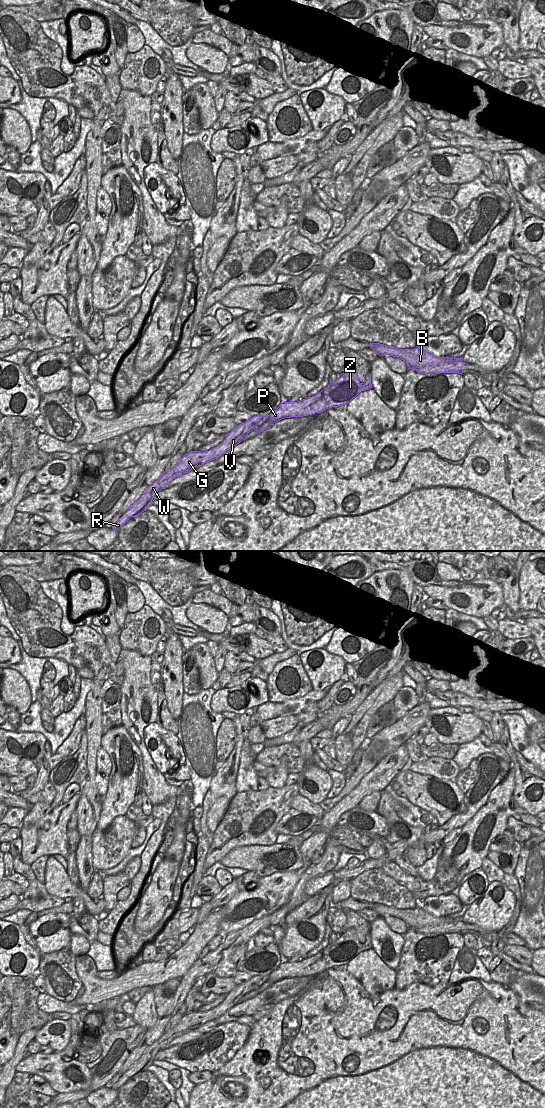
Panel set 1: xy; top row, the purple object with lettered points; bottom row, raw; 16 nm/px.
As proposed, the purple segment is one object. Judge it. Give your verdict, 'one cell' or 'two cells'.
two cells

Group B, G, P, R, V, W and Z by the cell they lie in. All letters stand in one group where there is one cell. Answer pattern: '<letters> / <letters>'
B / G P R V W Z

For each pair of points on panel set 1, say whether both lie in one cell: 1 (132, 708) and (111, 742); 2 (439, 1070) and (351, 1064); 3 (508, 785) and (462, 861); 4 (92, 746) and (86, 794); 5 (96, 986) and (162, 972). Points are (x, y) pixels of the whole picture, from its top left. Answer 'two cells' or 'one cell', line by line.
1: two cells
2: one cell
3: one cell
4: one cell
5: one cell

